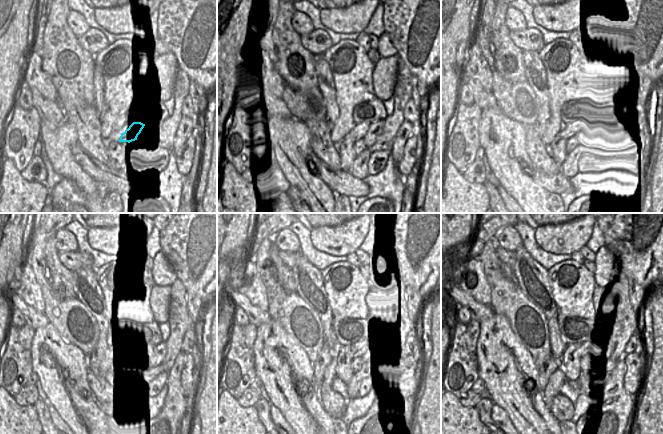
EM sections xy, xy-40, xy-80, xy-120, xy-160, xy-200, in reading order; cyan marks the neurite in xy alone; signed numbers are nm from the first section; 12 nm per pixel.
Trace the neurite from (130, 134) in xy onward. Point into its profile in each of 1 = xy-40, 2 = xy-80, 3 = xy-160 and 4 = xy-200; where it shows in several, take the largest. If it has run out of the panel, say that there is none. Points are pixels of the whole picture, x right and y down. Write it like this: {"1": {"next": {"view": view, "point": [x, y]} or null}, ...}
{"1": {"next": {"view": "xy-40", "point": [359, 131]}}, "2": {"next": {"view": "xy-80", "point": [583, 129]}}, "3": {"next": {"view": "xy-160", "point": [360, 348]}}, "4": {"next": {"view": "xy-200", "point": [585, 348]}}}

